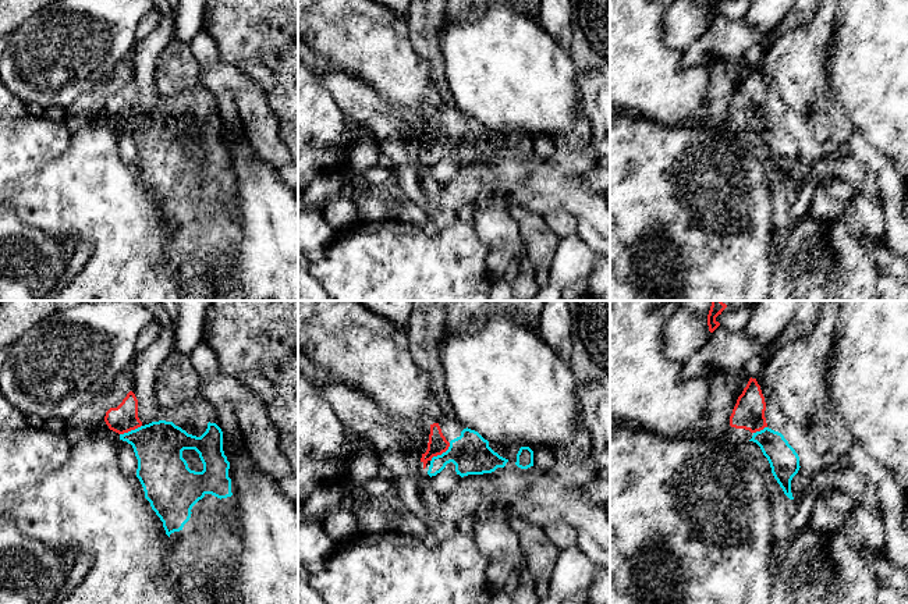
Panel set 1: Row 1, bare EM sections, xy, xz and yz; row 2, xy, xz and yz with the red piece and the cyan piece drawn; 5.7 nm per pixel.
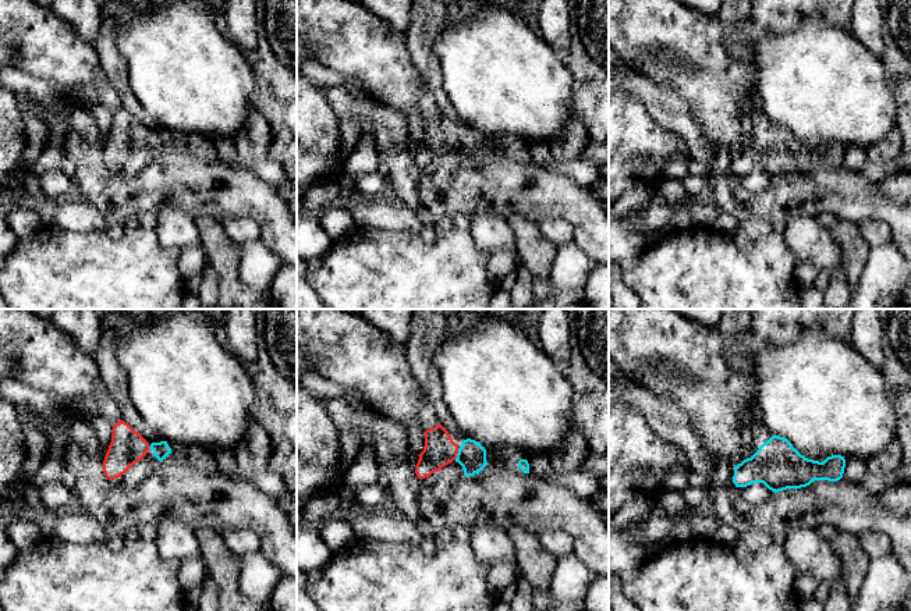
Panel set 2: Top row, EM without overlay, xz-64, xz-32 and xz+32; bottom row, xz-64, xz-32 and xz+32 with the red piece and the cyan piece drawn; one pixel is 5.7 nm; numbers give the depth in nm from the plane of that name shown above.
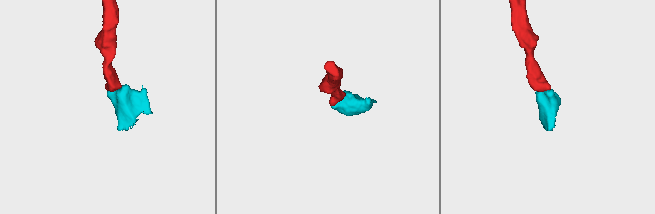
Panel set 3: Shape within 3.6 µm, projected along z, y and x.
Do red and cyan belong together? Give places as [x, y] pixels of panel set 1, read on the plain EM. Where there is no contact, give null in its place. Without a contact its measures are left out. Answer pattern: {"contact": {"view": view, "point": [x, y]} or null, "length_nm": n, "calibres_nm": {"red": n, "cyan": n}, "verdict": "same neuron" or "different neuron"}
{"contact": {"view": "xz", "point": [440, 142]}, "length_nm": 160, "calibres_nm": {"red": 120, "cyan": 220}, "verdict": "same neuron"}

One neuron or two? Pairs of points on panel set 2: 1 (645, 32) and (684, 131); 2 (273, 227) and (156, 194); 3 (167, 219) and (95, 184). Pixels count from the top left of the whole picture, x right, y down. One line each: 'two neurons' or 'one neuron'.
1: two neurons
2: one neuron
3: two neurons

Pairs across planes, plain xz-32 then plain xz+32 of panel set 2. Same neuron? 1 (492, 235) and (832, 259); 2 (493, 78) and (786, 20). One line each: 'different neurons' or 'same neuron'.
1: same neuron
2: different neurons

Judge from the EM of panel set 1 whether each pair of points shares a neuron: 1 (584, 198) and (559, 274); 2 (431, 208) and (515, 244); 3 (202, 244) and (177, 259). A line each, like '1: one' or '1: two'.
1: two
2: two
3: one

